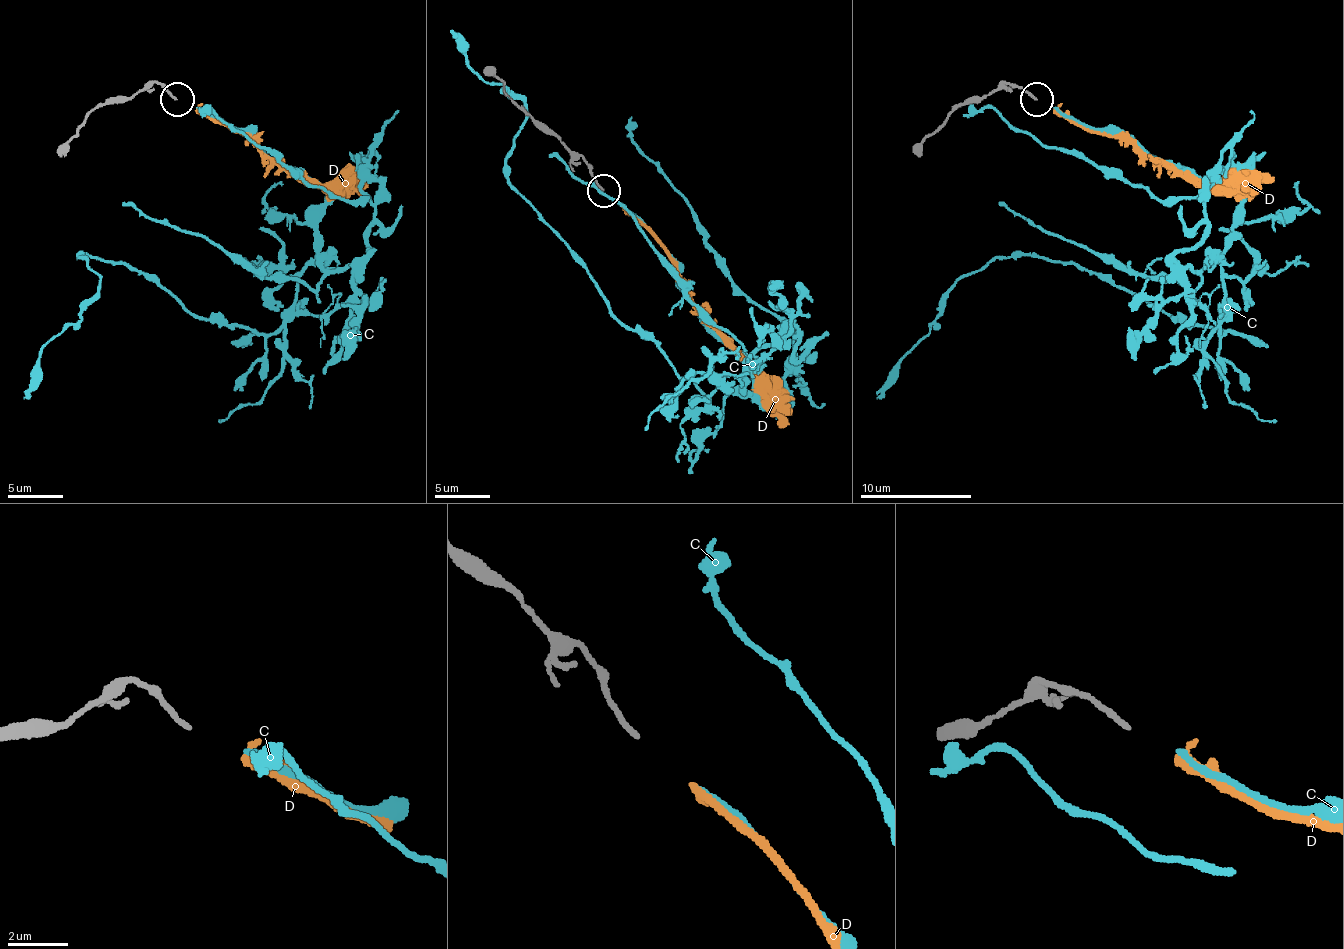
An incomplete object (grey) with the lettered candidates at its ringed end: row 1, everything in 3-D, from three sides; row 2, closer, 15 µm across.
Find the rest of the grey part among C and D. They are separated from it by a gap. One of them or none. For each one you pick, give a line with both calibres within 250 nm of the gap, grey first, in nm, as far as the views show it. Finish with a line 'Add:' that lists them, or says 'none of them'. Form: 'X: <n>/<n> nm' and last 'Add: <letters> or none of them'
C: 160/190 nm
Add: C

